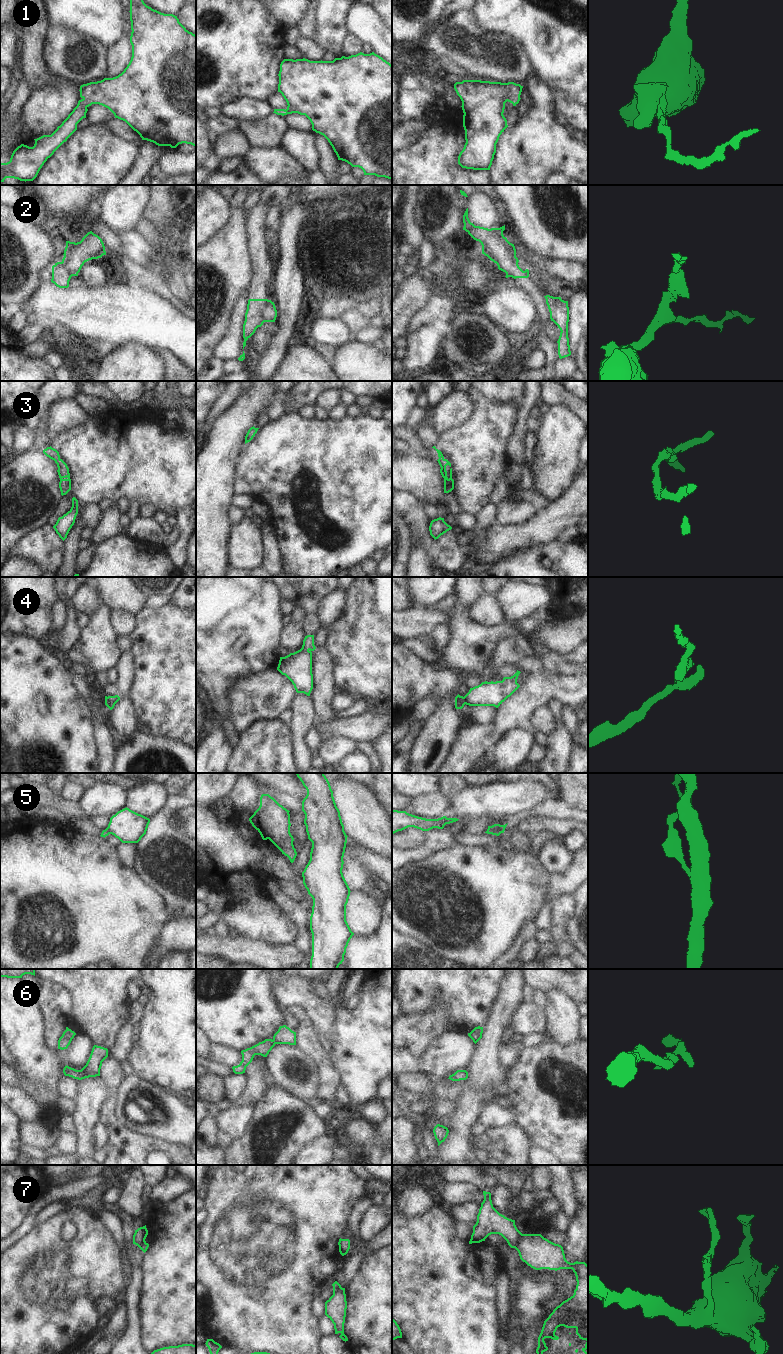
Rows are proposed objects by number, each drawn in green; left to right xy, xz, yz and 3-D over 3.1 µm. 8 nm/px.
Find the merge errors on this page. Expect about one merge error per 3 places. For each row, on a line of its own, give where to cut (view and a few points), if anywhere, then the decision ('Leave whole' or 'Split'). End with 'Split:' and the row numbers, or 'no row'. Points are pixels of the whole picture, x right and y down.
1: No split. Leave whole
2: Split along xz (268, 300), (262, 310), (263, 321). Split
3: No split. Leave whole
4: No split. Leave whole
5: Split along yz (487, 829), (497, 829), (501, 832). Split
6: No split. Leave whole
7: Split along yz (522, 1234), (514, 1247). Split
Split: 2, 5, 7.

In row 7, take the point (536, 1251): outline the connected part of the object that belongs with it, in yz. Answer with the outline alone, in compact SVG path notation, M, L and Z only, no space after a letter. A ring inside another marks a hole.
M522 1234L515 1249L520 1259L535 1270L572 1269L576 1276L574 1294L557 1306L544 1321L536 1353L547 1351L544 1339L558 1340L555 1332L558 1327L564 1326L575 1328L579 1338L587 1341L582 1351L588 1354L588 1265L585 1262L568 1262L563 1247L541 1234Z

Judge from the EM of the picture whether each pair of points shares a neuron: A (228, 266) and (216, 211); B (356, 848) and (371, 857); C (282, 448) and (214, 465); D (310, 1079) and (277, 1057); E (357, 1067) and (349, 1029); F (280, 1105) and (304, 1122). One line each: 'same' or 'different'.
A: different
B: same
C: different
D: same
E: same
F: same

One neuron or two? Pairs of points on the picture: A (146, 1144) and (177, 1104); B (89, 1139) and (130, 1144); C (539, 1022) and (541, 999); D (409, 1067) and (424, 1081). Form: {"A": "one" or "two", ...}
{"A": "two", "B": "two", "C": "two", "D": "two"}

